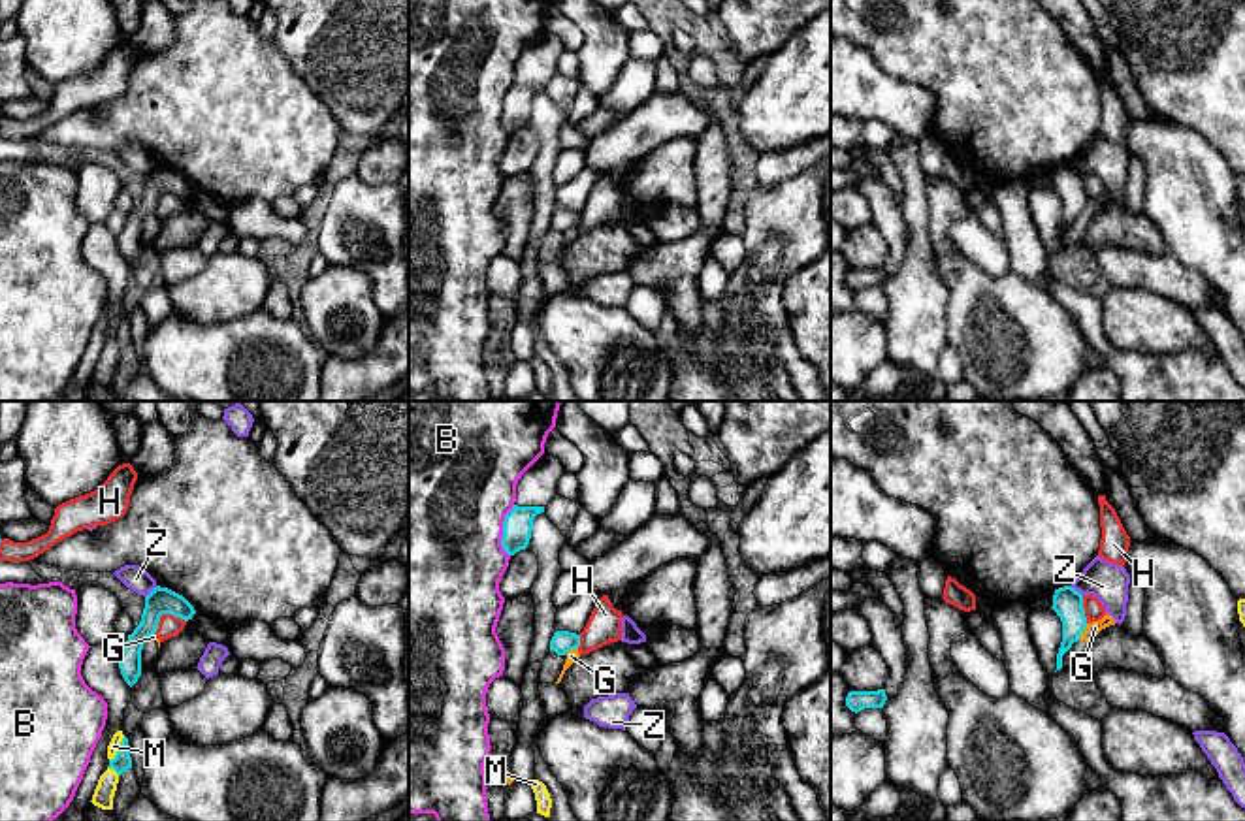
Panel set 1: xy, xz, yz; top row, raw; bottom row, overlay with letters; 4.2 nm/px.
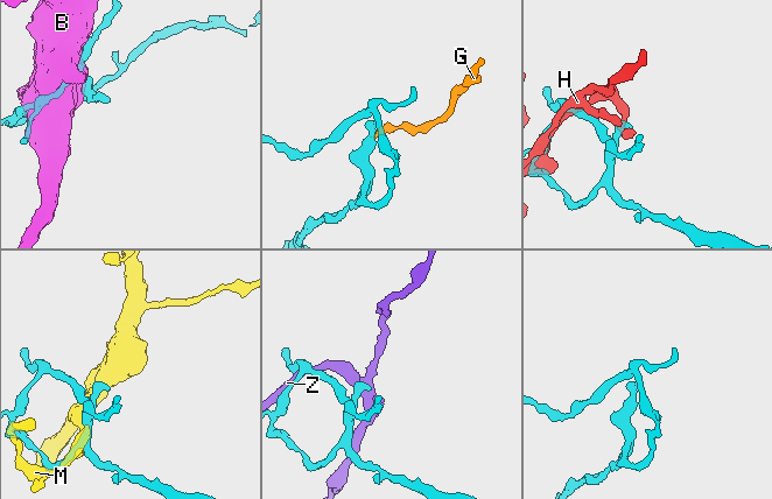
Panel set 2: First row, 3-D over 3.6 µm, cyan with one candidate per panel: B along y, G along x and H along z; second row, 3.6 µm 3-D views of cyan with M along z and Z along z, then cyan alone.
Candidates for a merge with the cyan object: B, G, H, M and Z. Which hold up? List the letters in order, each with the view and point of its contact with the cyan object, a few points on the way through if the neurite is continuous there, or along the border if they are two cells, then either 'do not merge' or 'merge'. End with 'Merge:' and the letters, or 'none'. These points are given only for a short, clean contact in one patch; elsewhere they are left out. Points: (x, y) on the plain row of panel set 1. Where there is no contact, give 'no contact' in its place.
B: xz (503, 110) | do not merge
G: yz (1083, 208) | along yz (1087, 202), (1078, 217) | do not merge
H: xy (164, 191) | do not merge
M: xy (119, 328) | do not merge
Z: xy (151, 170) | do not merge
Merge: none

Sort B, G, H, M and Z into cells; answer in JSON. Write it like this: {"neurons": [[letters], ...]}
{"neurons": [["B"], ["G"], ["H"], ["M"], ["Z"]]}

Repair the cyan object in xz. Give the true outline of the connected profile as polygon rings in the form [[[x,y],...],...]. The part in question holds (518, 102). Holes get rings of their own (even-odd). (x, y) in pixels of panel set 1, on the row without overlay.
[[[518,85],[505,94],[501,124],[509,134],[525,128],[533,109],[533,98],[544,85]]]

